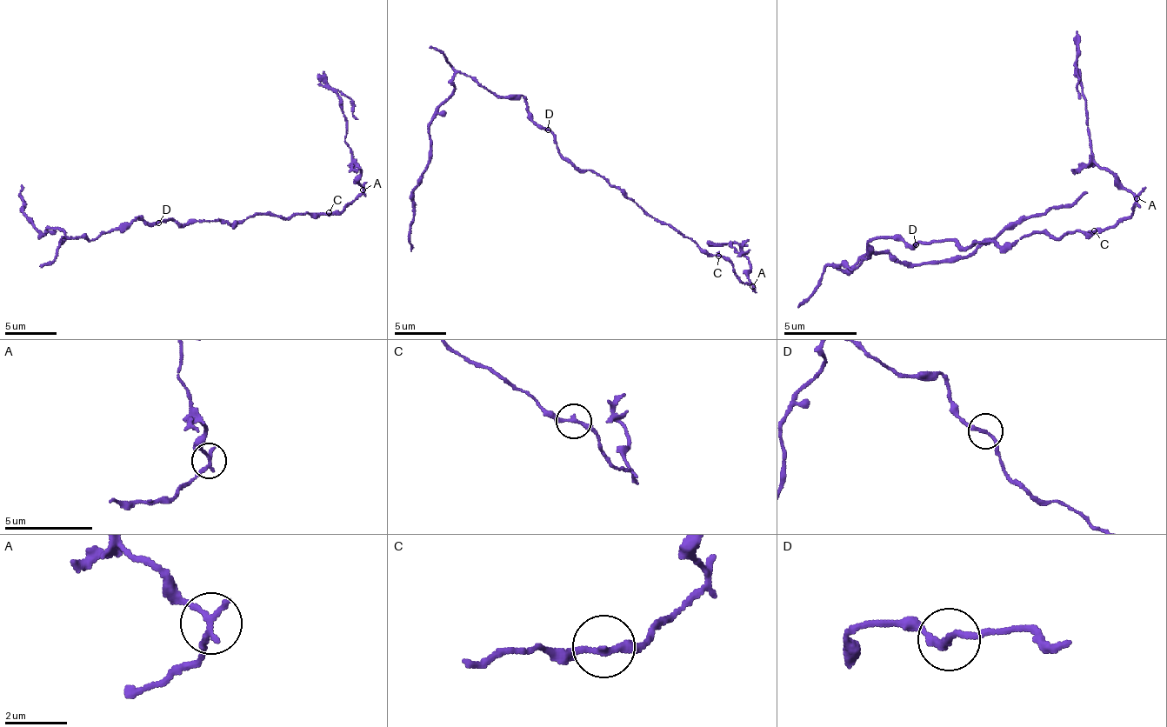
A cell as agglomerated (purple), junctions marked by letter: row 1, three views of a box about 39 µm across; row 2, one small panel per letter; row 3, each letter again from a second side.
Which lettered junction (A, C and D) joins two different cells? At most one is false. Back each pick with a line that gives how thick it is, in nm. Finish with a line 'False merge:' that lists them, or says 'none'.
A: 200 nm thick
False merge: A

